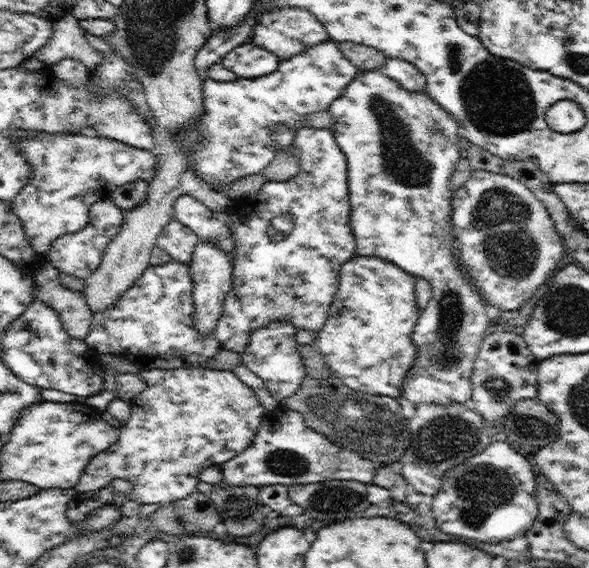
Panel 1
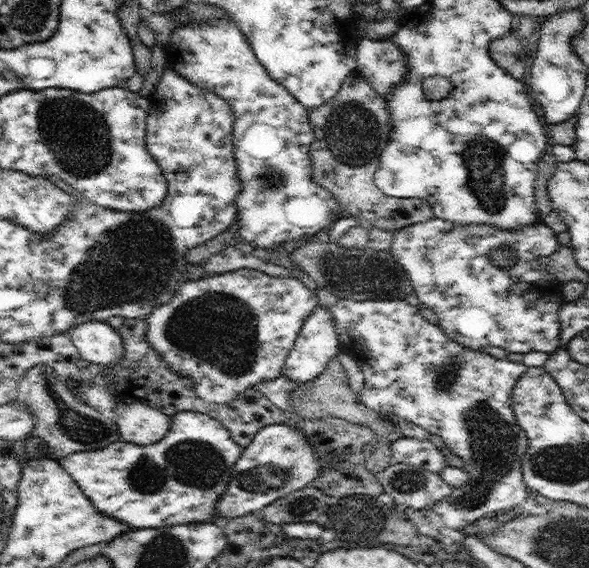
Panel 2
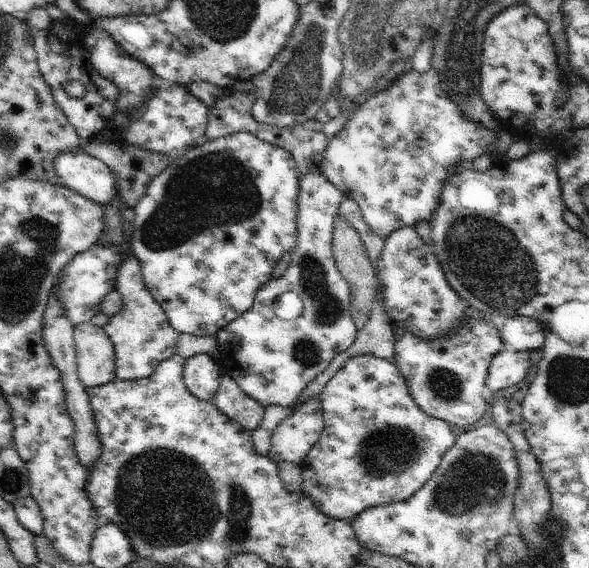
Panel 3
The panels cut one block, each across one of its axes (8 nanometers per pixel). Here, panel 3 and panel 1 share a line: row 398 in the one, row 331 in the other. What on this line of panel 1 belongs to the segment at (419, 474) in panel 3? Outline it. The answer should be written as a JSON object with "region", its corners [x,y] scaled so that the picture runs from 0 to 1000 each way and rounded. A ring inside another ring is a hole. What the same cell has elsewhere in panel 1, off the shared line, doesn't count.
{"region":[[[604,447],[581,465],[576,482],[576,509],[560,537],[555,565],[538,585],[531,607],[550,625],[562,658],[591,683],[676,702],[684,697],[686,667],[706,634],[708,613],[698,593],[715,555],[703,504],[706,488],[666,460]]]}

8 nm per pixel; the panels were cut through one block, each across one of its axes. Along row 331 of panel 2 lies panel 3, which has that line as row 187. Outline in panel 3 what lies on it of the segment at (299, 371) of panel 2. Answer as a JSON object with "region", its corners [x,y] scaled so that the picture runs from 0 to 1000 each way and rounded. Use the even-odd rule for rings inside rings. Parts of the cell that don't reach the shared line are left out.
{"region":[[[547,303],[509,310],[506,338],[504,423],[494,458],[480,486],[460,489],[438,509],[421,549],[396,563],[367,588],[372,609],[372,643],[384,658],[445,715],[494,715],[537,662],[543,662],[560,637],[591,616],[604,599],[606,570],[594,553],[596,511],[591,495],[574,475],[564,440],[567,384],[586,342],[574,335]]]}

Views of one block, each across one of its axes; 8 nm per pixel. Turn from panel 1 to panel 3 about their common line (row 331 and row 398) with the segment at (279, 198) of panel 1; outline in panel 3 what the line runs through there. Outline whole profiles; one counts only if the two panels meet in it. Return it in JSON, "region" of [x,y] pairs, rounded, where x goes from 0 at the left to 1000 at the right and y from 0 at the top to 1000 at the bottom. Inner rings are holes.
{"region":[[[377,658],[374,680],[362,708],[377,729],[411,746],[418,757],[435,757],[448,736],[450,715],[421,697],[401,671]],[[543,699],[523,708],[509,708],[499,718],[499,729],[482,736],[465,764],[455,803],[474,812],[496,812],[513,817],[530,785],[550,761],[548,718]]]}

